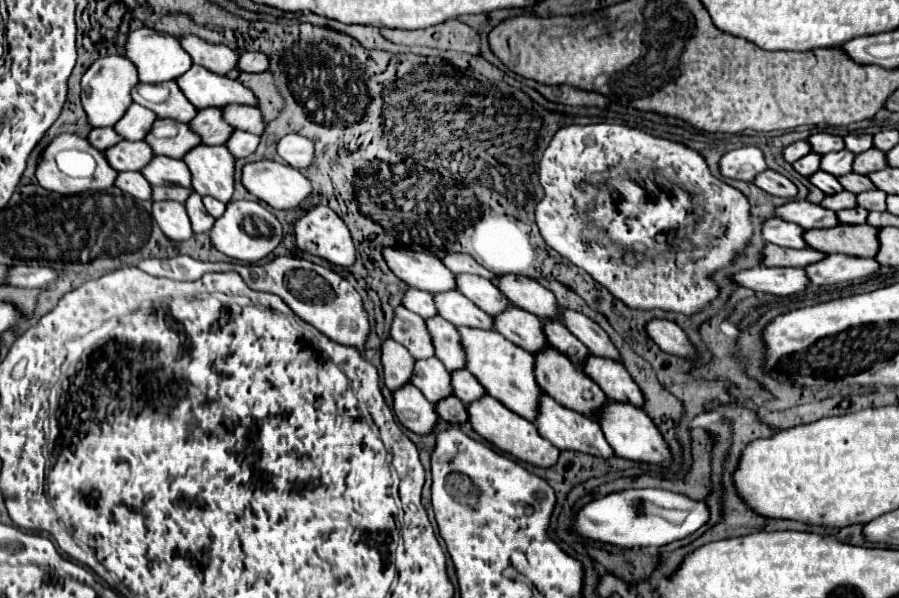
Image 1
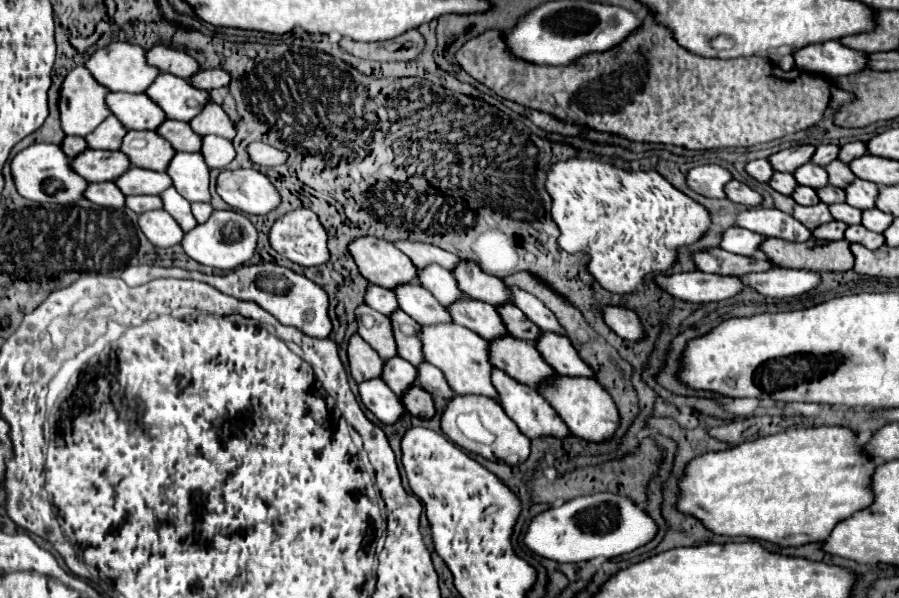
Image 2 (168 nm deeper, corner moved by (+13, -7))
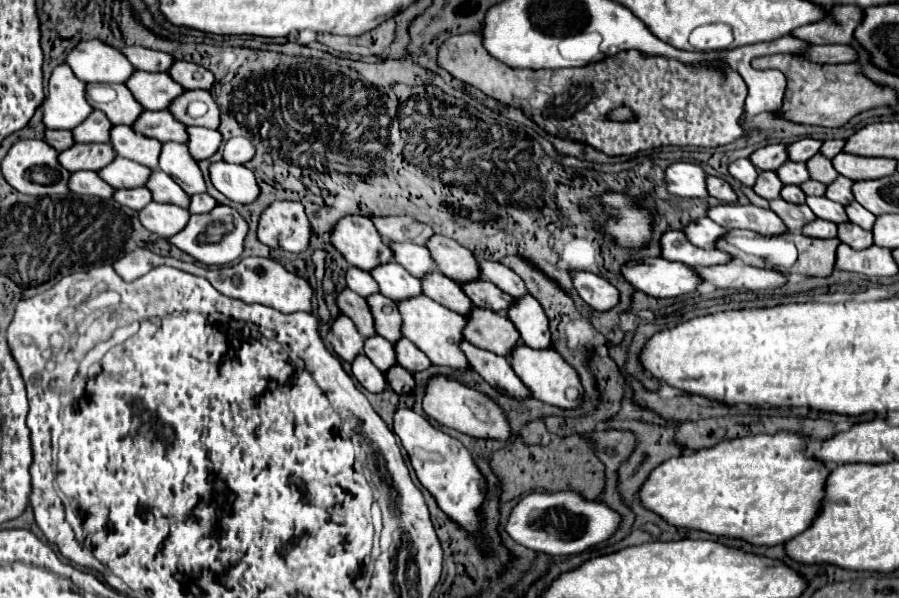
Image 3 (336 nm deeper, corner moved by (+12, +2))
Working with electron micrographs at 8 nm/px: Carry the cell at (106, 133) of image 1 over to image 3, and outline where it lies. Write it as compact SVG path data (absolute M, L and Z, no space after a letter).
M45 131L45 143L49 143L55 151L63 151L73 145L73 137L69 131Z

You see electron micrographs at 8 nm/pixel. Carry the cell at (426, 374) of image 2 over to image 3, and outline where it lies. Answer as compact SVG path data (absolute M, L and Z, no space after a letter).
M401 339L401 341L397 341L395 345L393 345L393 349L395 349L395 355L397 355L397 363L401 365L401 367L405 367L409 373L417 373L417 371L423 371L423 369L427 369L431 363L429 363L429 359L427 359L427 355L425 353L421 353L409 339Z

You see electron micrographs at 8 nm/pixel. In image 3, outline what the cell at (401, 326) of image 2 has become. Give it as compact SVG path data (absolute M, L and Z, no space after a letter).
M369 295L367 297L375 327L377 327L377 335L385 337L387 341L395 343L401 339L401 315L395 307L395 303L391 299L387 299L385 295Z

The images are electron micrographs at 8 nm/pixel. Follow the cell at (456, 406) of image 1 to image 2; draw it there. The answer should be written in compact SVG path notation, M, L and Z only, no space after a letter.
M420 386L410 388L402 396L402 402L404 402L404 408L416 418L434 418L434 414L436 414L432 396L428 392L424 392L424 388L420 388Z

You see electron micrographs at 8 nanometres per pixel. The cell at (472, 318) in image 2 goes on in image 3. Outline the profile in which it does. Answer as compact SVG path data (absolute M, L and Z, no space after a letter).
M429 271L429 275L425 275L425 279L421 279L421 285L423 285L425 295L429 295L433 301L437 301L461 315L467 315L473 307L471 299L461 291L461 287L439 271Z

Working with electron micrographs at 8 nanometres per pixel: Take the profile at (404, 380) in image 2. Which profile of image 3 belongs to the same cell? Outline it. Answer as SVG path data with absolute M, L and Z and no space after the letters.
M377 335L365 339L363 353L373 361L373 365L375 365L379 371L387 371L389 367L393 367L393 365L397 363L397 361L395 361L393 345L391 345L387 339L381 339L381 337L377 337Z

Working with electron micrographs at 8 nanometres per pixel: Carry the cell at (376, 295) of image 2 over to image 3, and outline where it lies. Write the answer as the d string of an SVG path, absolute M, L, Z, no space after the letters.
M349 267L347 273L345 273L345 281L347 281L347 287L351 291L355 291L357 295L361 297L367 297L367 295L373 295L379 291L375 279L367 273L367 271L361 271L357 267Z

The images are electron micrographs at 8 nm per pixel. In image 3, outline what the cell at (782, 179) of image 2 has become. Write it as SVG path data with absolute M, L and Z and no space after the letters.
M765 171L765 173L759 173L757 175L757 181L753 185L753 191L763 197L763 199L775 199L779 197L779 191L781 191L781 181L777 179L777 175L773 171Z

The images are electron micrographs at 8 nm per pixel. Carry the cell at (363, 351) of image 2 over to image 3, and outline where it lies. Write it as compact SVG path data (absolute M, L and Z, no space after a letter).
M339 315L333 321L333 325L331 325L329 333L327 333L327 339L329 339L333 351L341 359L345 359L349 363L351 363L351 359L355 359L355 355L359 355L363 351L363 341L365 341L359 335L359 331L355 329L353 321L349 317L345 317L345 315Z

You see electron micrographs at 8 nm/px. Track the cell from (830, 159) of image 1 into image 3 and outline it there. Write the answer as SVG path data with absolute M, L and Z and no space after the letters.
M785 161L775 173L777 173L777 177L781 179L783 185L801 185L803 181L809 179L809 173L805 169L805 163Z

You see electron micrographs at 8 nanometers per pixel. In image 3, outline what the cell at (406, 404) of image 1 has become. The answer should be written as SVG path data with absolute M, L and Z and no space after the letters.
M357 355L357 359L353 359L351 371L353 377L371 393L381 393L387 387L385 375L377 371L377 367L373 367L373 363L365 355Z

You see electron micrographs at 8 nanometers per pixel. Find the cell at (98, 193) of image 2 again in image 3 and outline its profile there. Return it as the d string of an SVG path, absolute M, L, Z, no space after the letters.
M77 171L69 177L69 191L75 195L93 195L99 199L111 199L113 187L103 183L103 179L93 171Z

